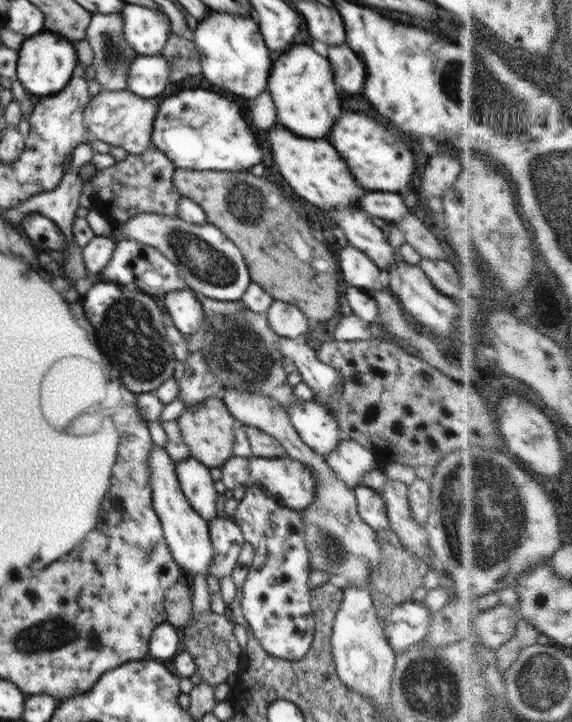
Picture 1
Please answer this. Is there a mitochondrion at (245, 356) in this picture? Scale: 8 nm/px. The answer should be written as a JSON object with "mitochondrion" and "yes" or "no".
{"mitochondrion":"yes"}

